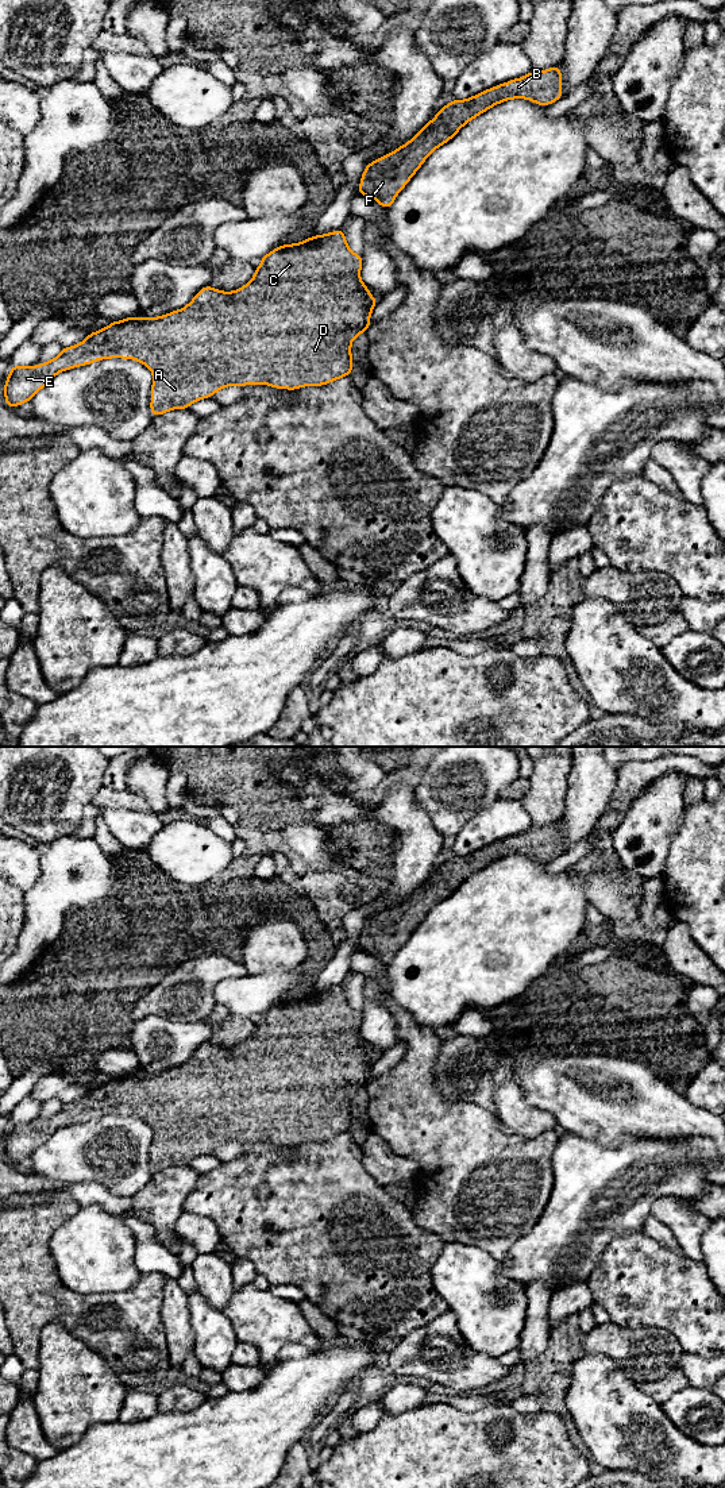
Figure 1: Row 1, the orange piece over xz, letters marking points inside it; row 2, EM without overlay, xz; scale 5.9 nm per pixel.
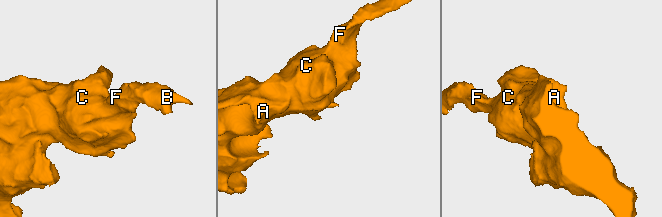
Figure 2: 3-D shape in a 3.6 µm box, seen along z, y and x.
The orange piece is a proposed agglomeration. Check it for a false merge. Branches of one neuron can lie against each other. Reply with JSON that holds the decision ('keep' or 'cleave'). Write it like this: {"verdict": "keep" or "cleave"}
{"verdict": "keep"}

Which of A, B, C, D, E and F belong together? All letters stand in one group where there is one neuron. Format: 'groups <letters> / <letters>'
groups A B C D E F

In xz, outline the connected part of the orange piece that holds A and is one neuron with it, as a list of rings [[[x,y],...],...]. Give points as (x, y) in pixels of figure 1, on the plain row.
[[[344,986],[313,991],[300,999],[282,1001],[259,1015],[261,1022],[243,1044],[221,1048],[204,1042],[182,1065],[159,1073],[135,1072],[112,1078],[105,1084],[89,1088],[88,1094],[59,1111],[38,1122],[12,1121],[4,1140],[5,1161],[16,1164],[45,1144],[54,1132],[96,1117],[135,1115],[153,1127],[150,1168],[157,1173],[171,1165],[189,1165],[197,1156],[211,1154],[227,1142],[269,1141],[275,1145],[296,1146],[302,1142],[321,1142],[352,1130],[351,1099],[371,1082],[370,1071],[378,1056],[360,1036],[363,1014],[350,1006]]]

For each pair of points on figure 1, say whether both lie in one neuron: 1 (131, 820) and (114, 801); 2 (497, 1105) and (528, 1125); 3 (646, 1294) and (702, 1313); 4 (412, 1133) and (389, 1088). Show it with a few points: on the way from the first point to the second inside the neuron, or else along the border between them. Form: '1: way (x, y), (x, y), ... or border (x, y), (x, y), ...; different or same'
1: border (104, 809), (131, 808), (149, 812); different
2: way (505, 1105), (520, 1118); same
3: way (659, 1294), (677, 1294), (689, 1306); same
4: way (412, 1122), (412, 1116), (400, 1099); same

